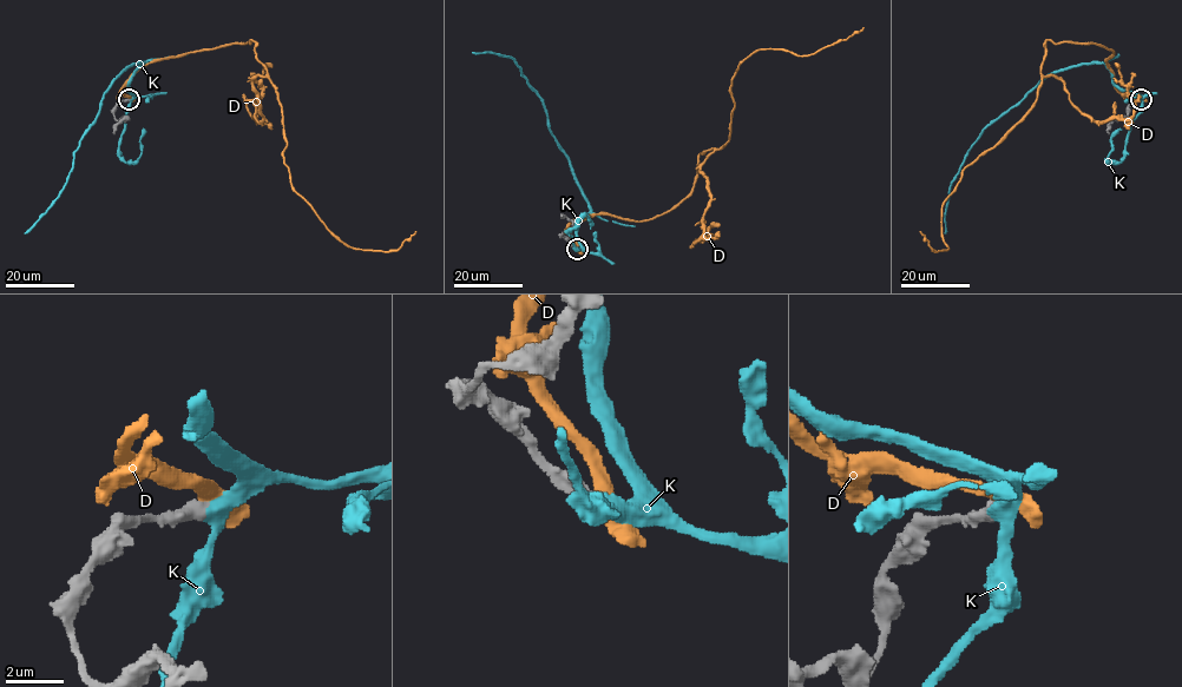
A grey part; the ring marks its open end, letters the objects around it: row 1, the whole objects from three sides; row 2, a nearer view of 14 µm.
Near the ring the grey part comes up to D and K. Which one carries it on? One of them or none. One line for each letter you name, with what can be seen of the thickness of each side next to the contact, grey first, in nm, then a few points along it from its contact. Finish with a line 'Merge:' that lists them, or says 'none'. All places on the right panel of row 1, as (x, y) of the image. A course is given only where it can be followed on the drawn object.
K: 550 nm thick on the grey side, 440 nm on the other; it runs (1141, 99), (1122, 91), (1103, 64), (1075, 65), (1049, 74), (992, 121), (967, 152), (950, 190), (945, 233)
Merge: K

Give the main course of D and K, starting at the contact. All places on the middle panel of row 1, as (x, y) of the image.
D: (577, 248), (573, 220), (651, 219), (690, 193), (754, 52), (813, 54), (864, 27)
K: (577, 248), (577, 222), (590, 204), (552, 134), (543, 99), (511, 57), (472, 52)

